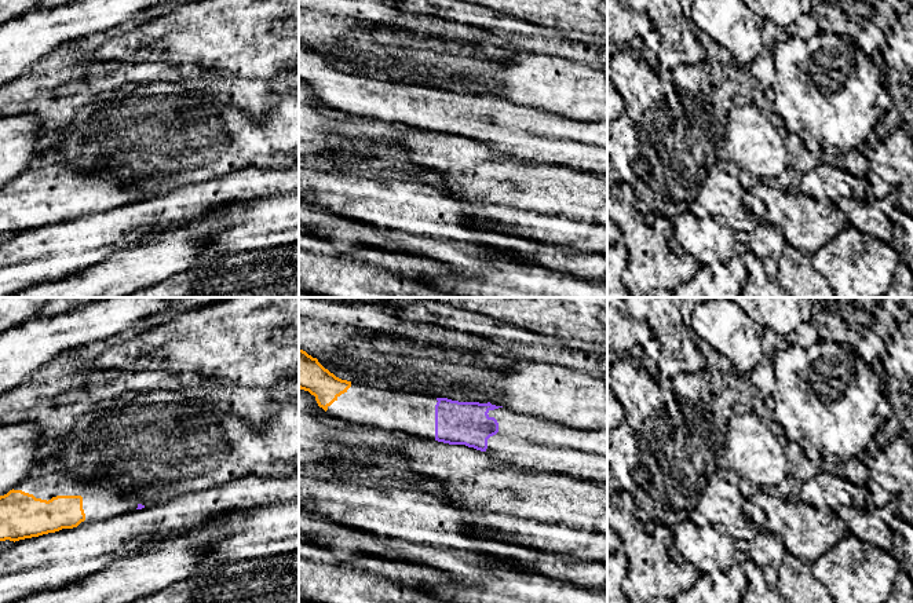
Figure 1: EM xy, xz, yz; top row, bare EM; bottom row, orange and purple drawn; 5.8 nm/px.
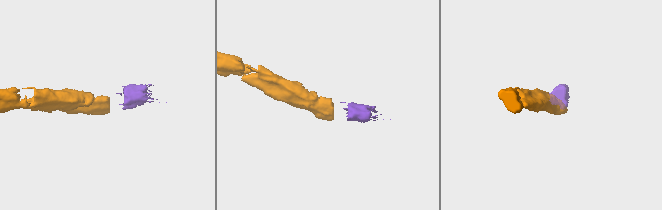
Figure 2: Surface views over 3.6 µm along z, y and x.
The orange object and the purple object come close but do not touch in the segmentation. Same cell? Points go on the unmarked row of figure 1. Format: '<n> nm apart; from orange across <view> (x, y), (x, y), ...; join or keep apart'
500 nm apart; from orange across xz (350, 77), (435, 97); join

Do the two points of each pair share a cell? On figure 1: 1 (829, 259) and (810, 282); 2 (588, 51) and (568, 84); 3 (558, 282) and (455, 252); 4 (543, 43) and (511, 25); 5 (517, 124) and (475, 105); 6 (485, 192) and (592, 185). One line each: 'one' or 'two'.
1: two
2: two
3: two
4: one
5: one
6: one

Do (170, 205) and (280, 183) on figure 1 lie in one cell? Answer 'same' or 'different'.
same

